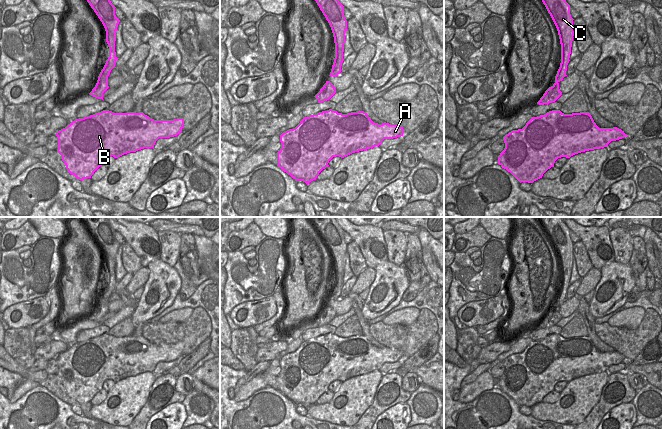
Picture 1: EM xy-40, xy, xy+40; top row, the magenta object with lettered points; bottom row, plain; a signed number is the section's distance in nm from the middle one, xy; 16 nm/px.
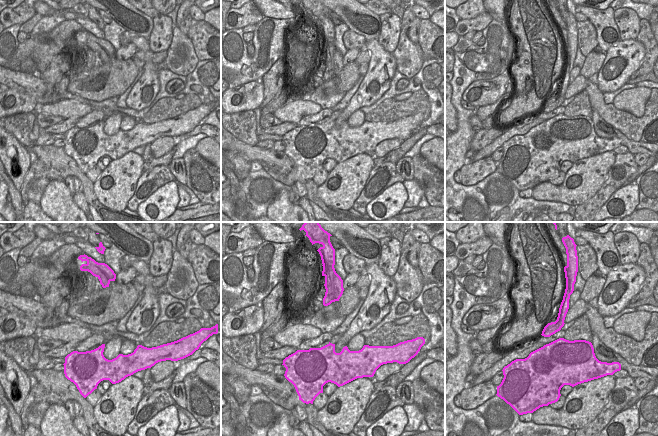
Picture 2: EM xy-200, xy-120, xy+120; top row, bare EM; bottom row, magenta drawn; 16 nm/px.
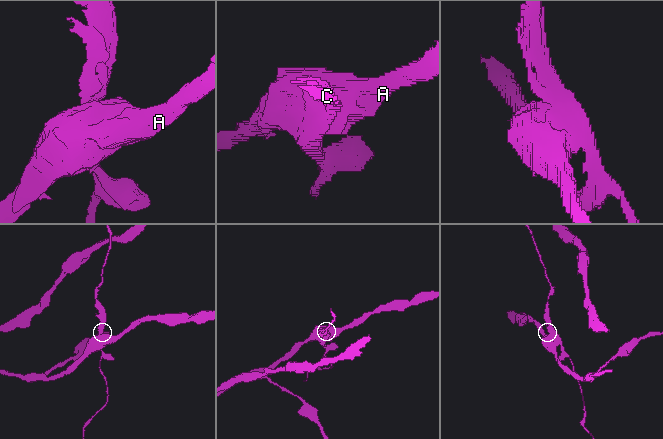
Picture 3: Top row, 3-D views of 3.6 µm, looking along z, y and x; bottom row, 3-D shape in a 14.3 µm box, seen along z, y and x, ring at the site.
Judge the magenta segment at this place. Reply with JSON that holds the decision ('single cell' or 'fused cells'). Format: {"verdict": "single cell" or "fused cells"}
{"verdict": "fused cells"}

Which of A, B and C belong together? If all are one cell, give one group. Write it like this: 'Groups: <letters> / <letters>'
Groups: A B / C

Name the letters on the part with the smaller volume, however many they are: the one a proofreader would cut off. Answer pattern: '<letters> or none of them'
C

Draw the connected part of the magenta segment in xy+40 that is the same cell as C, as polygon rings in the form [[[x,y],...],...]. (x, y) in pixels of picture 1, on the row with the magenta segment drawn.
[[[542,0],[548,13],[550,14],[558,31],[561,44],[561,63],[555,76],[555,83],[548,89],[551,92],[557,92],[559,89],[559,82],[563,80],[566,75],[567,65],[571,54],[572,41],[574,36],[573,18],[570,14],[570,5],[566,0]]]

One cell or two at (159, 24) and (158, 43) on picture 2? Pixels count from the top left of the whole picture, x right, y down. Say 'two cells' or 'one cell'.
one cell

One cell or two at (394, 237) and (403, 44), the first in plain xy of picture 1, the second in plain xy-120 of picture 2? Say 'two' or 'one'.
two

